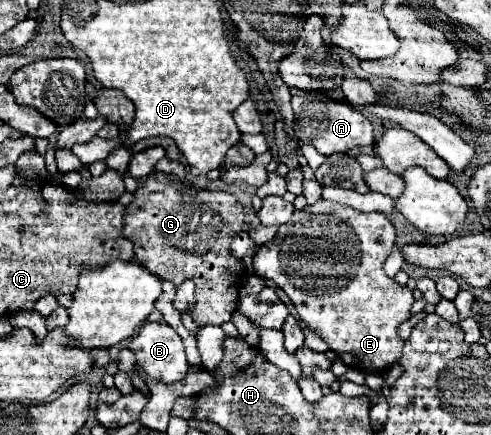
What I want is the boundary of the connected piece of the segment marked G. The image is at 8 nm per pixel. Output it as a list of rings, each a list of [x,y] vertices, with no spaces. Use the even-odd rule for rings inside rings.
[[[154,172],[148,178],[144,178],[148,184],[158,182],[160,186],[154,190],[142,190],[138,188],[134,194],[134,200],[126,206],[126,238],[134,242],[134,254],[136,260],[148,268],[152,274],[166,274],[176,286],[184,278],[192,278],[196,284],[196,296],[204,296],[206,304],[210,304],[210,314],[214,308],[214,314],[222,308],[222,324],[230,320],[232,312],[238,308],[238,290],[240,290],[240,258],[234,258],[230,252],[230,242],[238,232],[244,230],[244,208],[238,200],[234,200],[228,192],[212,192],[212,190],[194,190],[180,184],[178,176]]]

